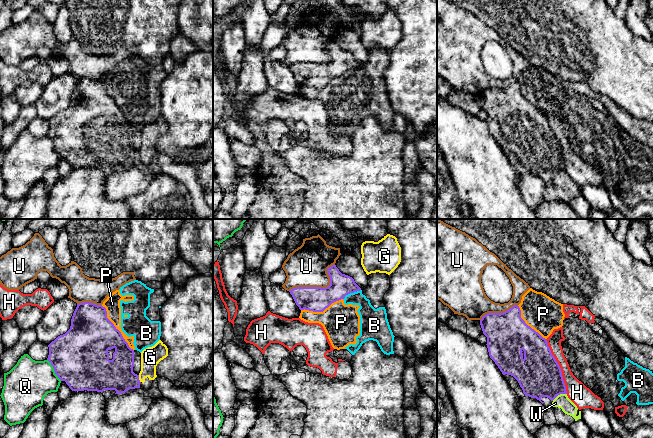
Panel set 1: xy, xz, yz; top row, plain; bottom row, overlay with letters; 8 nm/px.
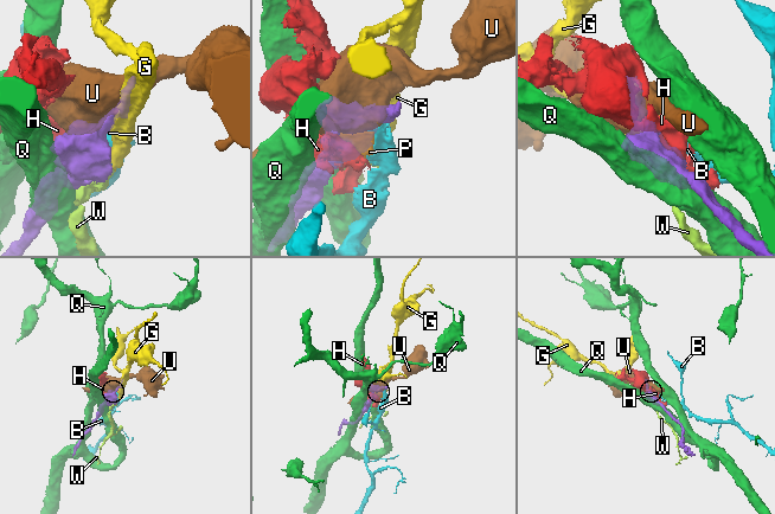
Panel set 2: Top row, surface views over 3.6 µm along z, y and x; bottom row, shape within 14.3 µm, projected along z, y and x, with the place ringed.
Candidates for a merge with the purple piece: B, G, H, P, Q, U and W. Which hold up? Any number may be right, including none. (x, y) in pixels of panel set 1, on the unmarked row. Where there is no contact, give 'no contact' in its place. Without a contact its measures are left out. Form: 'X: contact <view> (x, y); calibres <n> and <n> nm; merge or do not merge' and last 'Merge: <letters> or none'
B: contact xz (351, 68); calibres 180 and 160 nm; do not merge
G: contact xy (138, 154); calibres 260 and 160 nm; do not merge
H: contact yz (559, 142); calibres 360 and 160 nm; do not merge
P: contact xy (115, 103); calibres 360 and 130 nm; do not merge
Q: contact xy (54, 146); calibres 460 and 360 nm; do not merge
U: contact xz (320, 63); calibres 200 and 320 nm; do not merge
W: contact yz (559, 170); calibres 360 and 120 nm; do not merge
Merge: none

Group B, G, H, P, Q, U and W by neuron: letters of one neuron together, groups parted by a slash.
B P / G / H / Q / U / W

